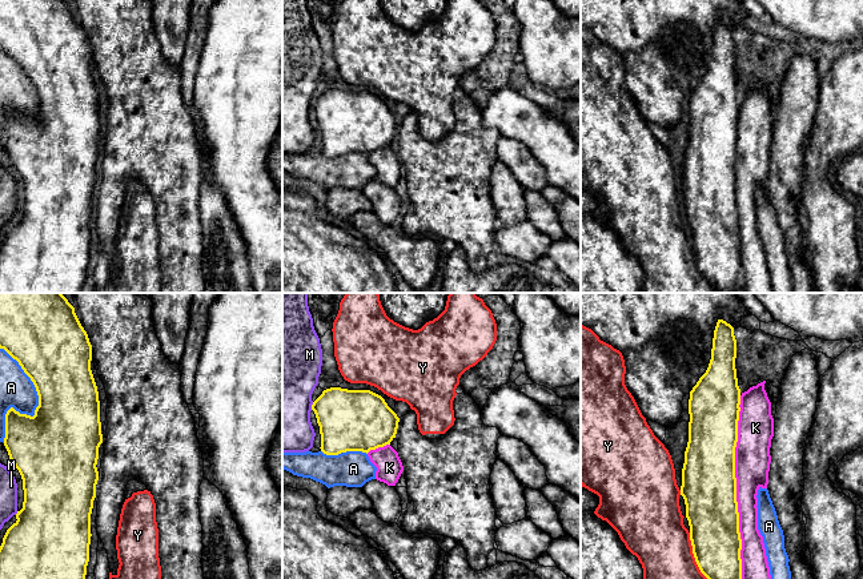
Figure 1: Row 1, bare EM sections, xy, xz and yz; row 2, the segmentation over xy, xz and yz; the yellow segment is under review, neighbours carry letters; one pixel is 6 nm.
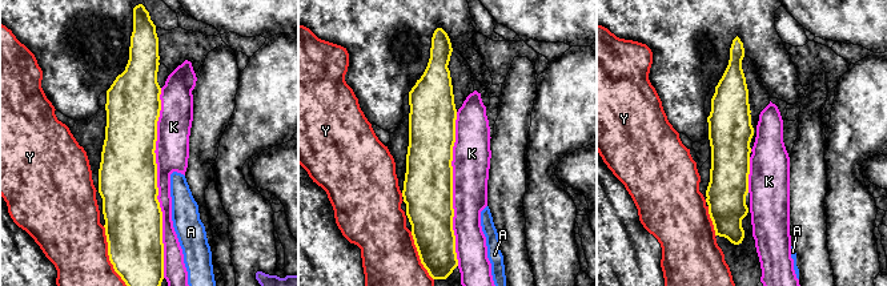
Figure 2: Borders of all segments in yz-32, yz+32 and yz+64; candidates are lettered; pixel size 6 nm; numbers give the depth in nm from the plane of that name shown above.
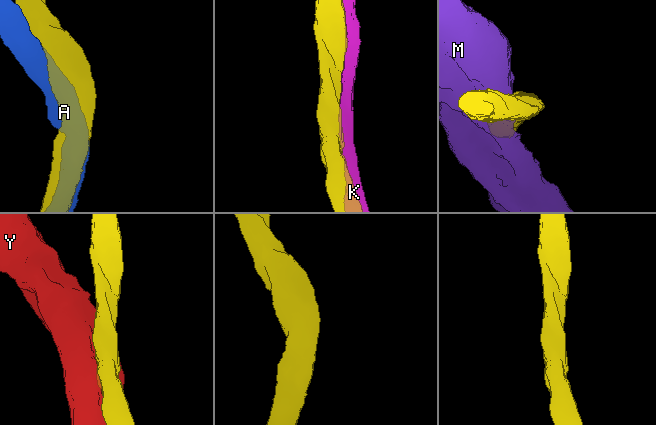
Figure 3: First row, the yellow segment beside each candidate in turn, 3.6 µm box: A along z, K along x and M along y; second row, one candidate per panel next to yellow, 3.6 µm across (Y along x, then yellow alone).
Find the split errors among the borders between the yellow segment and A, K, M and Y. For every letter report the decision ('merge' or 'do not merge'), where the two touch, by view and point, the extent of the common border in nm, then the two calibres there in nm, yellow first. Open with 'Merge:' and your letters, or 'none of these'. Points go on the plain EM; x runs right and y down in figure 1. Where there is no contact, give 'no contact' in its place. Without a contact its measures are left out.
Merge: K
A: do not merge; meets yellow in xy at (36, 111); contact 600 nm long; 460 nm thick on the yellow side, 200 nm on the other
K: merge; meets yellow in yz at (735, 191); contact 1100 nm long; 340 nm thick on the yellow side, 220 nm on the other
M: do not merge; meets yellow in xz at (312, 108); contact 50 nm long; 360 nm thick on the yellow side, 400 nm on the other
Y: do not merge; meets yellow in yz at (695, 262); contact 400 nm long; 300 nm thick on the yellow side, 380 nm on the other

